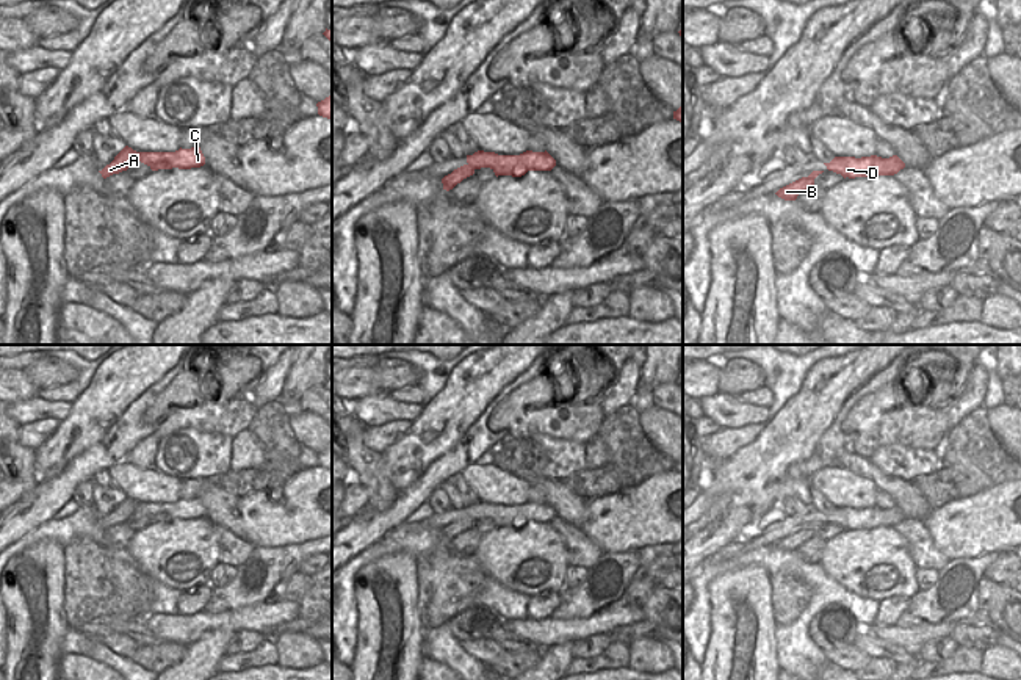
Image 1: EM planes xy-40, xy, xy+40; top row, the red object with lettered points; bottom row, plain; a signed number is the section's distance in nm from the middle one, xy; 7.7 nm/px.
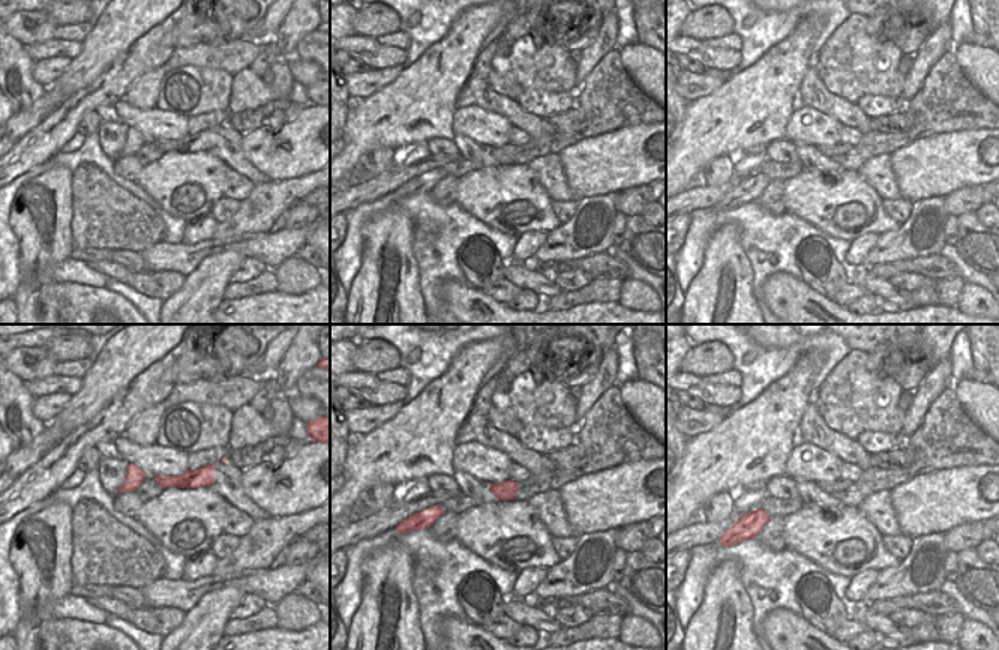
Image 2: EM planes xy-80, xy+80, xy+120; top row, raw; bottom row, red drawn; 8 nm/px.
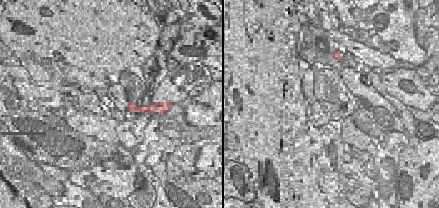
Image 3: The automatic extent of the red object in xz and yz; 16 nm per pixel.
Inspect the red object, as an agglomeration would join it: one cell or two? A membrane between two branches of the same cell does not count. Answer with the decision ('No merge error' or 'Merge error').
Merge error

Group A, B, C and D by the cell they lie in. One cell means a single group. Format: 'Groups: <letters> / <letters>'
Groups: A B / C D

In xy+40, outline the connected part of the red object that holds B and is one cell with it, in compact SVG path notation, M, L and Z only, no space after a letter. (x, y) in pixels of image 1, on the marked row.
M813 171L808 177L802 177L783 188L780 188L775 194L785 201L796 201L800 193L814 185L814 179L824 171Z

